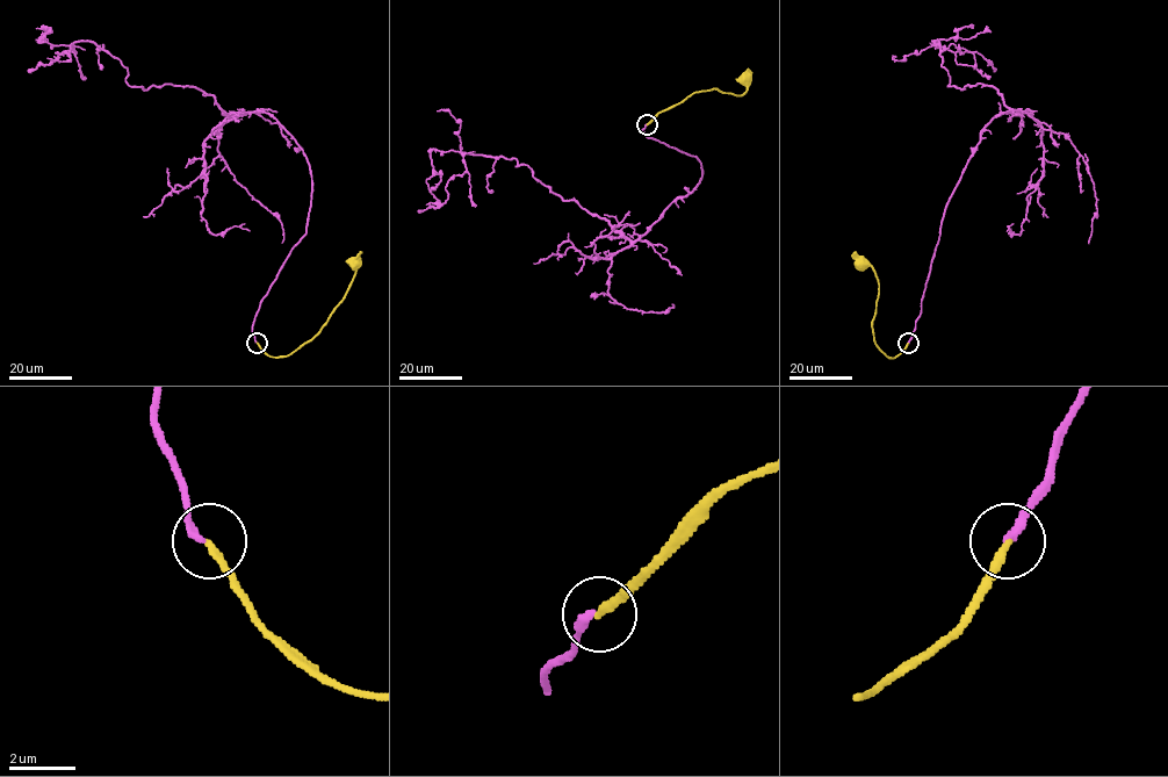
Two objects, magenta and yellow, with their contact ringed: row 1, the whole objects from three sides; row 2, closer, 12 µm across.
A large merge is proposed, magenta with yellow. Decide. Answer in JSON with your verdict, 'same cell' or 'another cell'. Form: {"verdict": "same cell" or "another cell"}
{"verdict": "same cell"}

